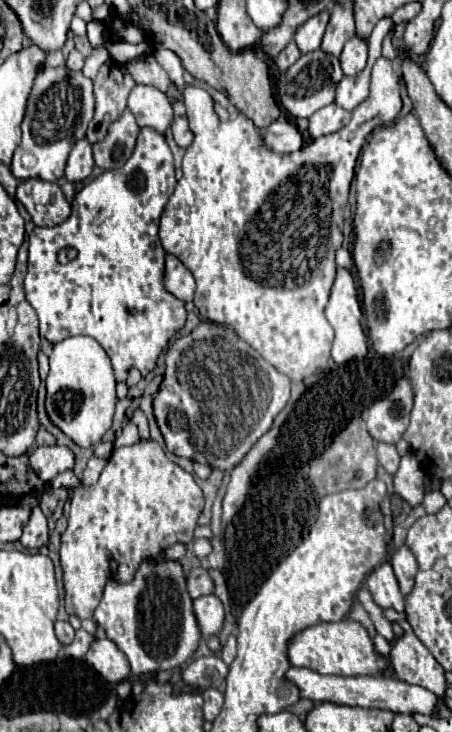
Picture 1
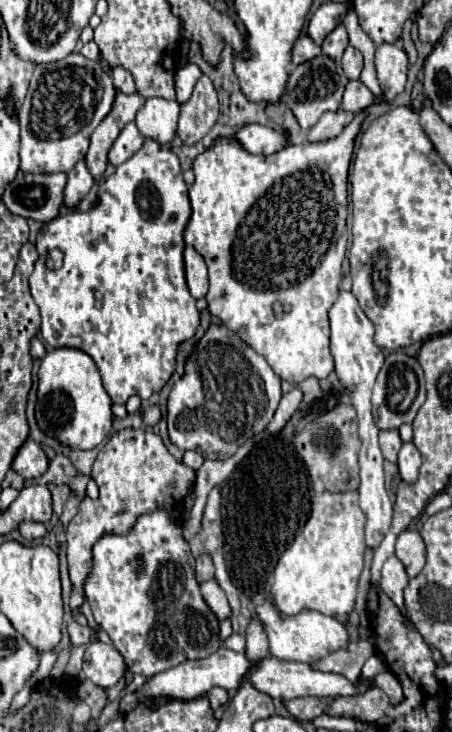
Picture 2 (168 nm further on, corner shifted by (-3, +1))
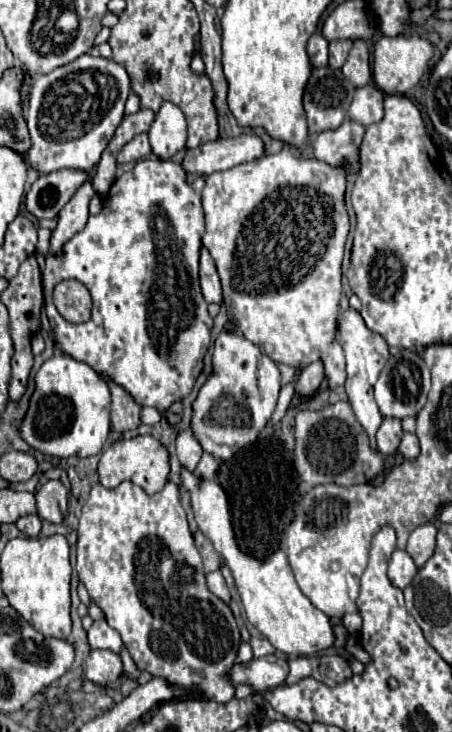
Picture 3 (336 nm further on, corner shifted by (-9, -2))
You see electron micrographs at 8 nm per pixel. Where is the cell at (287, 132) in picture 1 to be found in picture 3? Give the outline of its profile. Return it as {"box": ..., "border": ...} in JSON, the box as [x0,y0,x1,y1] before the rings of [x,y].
{"box":[182,134,262,176],"border":[[[244,134],[240,138],[218,138],[216,142],[200,144],[198,148],[186,150],[182,160],[184,172],[208,176],[218,170],[234,168],[242,162],[256,160],[262,156],[262,140],[254,134]]]}

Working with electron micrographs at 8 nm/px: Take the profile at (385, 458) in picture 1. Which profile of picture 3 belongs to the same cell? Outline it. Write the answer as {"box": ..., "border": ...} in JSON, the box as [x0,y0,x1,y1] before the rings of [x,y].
{"box":[376,418,402,454],"border":[[[384,418],[378,432],[376,432],[378,450],[384,454],[394,454],[400,446],[400,434],[402,434],[400,420],[398,418]]]}

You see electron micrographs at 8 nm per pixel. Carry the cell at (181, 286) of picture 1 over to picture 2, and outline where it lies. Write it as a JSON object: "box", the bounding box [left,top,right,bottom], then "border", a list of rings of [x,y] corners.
{"box":[184,247,208,299],"border":[[[192,247],[184,249],[184,267],[186,267],[186,283],[188,291],[194,299],[200,299],[208,291],[208,273],[202,255],[198,255]]]}

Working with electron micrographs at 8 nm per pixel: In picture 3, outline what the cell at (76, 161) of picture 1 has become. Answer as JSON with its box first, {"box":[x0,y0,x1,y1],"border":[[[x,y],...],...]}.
{"box":[48,182,94,256],"border":[[[90,182],[80,186],[80,190],[72,196],[72,200],[60,210],[58,214],[58,226],[52,230],[50,238],[50,250],[48,254],[52,256],[62,256],[64,254],[64,244],[84,230],[86,220],[88,220],[88,202],[94,196],[94,188]]]}

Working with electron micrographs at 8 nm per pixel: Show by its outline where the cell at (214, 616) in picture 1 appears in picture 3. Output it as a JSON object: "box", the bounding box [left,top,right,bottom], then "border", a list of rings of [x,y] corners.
{"box":[206,570,230,602],"border":[[[214,570],[214,572],[208,572],[206,574],[206,580],[208,580],[208,590],[212,594],[216,594],[220,600],[224,602],[230,602],[230,592],[226,588],[226,582],[224,582],[224,576],[220,570]]]}

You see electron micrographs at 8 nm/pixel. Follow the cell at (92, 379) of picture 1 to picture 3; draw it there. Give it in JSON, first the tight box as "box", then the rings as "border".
{"box":[18,354,110,458],"border":[[[54,354],[40,366],[40,370],[34,376],[34,382],[36,388],[32,392],[28,412],[18,428],[26,444],[46,456],[58,456],[58,458],[98,454],[110,432],[110,390],[108,384],[98,376],[98,372],[84,362],[74,360],[68,354]]]}

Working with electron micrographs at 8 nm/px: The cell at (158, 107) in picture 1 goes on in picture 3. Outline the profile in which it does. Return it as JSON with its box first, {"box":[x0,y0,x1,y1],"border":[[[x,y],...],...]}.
{"box":[148,102,186,160],"border":[[[164,102],[164,106],[156,112],[156,120],[152,122],[148,136],[154,156],[170,160],[186,146],[186,118],[182,110],[172,102]]]}

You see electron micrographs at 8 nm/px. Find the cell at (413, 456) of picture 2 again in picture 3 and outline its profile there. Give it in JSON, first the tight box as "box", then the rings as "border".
{"box":[400,432,420,458],"border":[[[404,432],[402,434],[400,452],[402,452],[404,458],[416,458],[416,454],[420,454],[420,446],[418,446],[416,434],[412,434],[412,432]]]}

